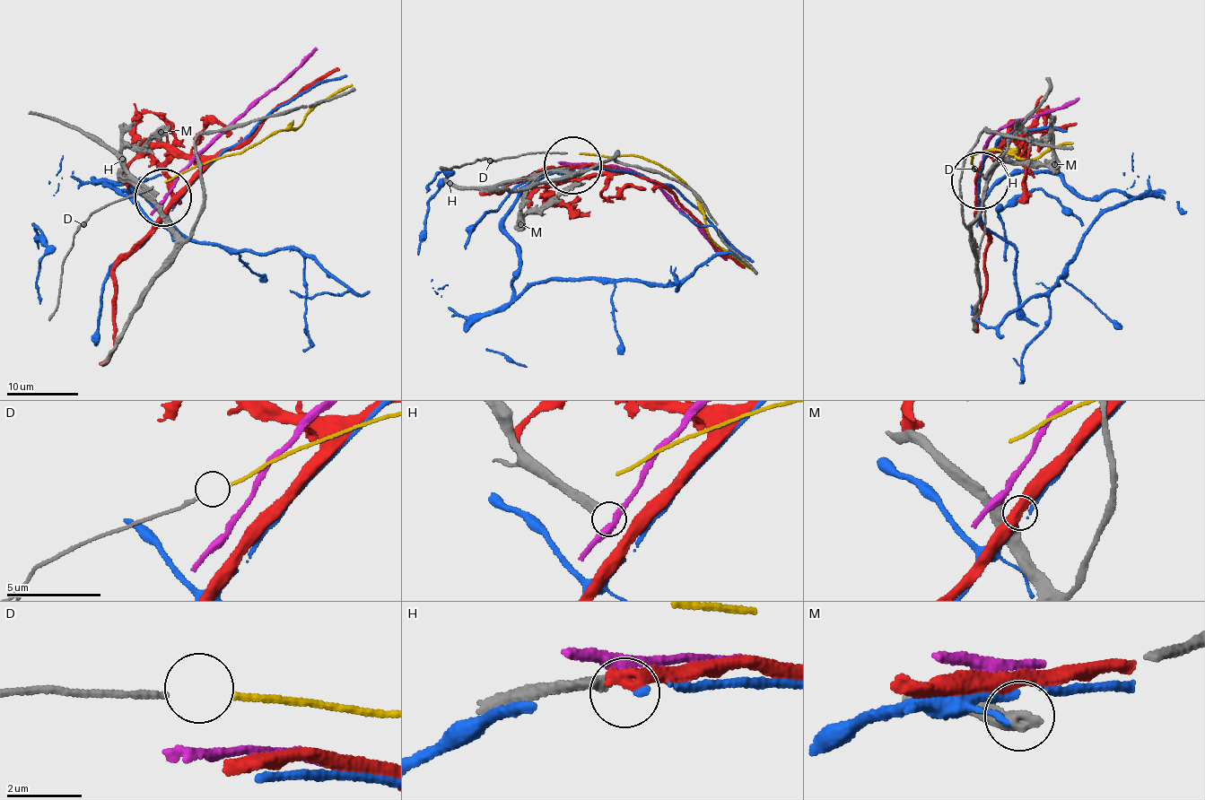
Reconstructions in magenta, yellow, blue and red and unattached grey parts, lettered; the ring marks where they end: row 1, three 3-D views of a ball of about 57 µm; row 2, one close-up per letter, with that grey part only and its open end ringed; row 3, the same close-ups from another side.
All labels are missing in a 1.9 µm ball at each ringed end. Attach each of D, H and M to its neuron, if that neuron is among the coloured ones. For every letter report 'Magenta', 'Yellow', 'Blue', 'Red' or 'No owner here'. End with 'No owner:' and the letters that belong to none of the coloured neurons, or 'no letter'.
D: Yellow
H: No owner here
M: No owner here
No owner: H, M

